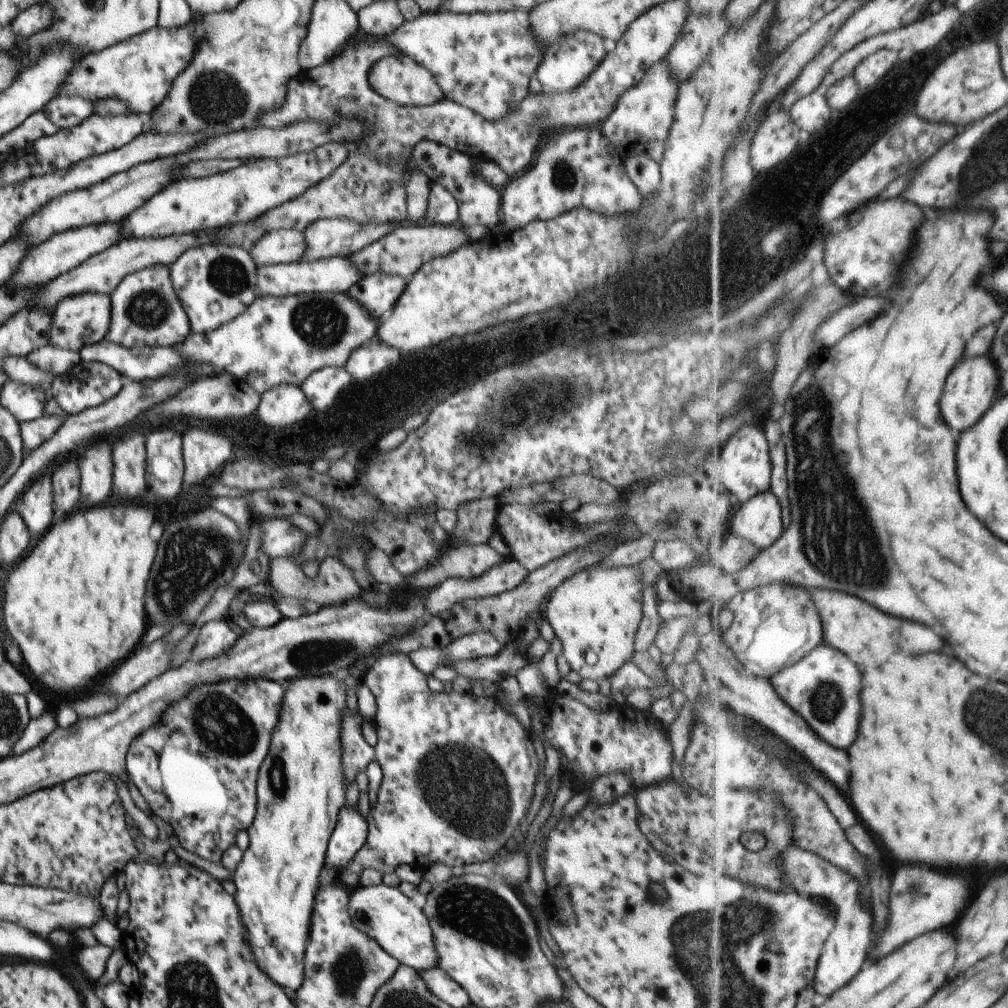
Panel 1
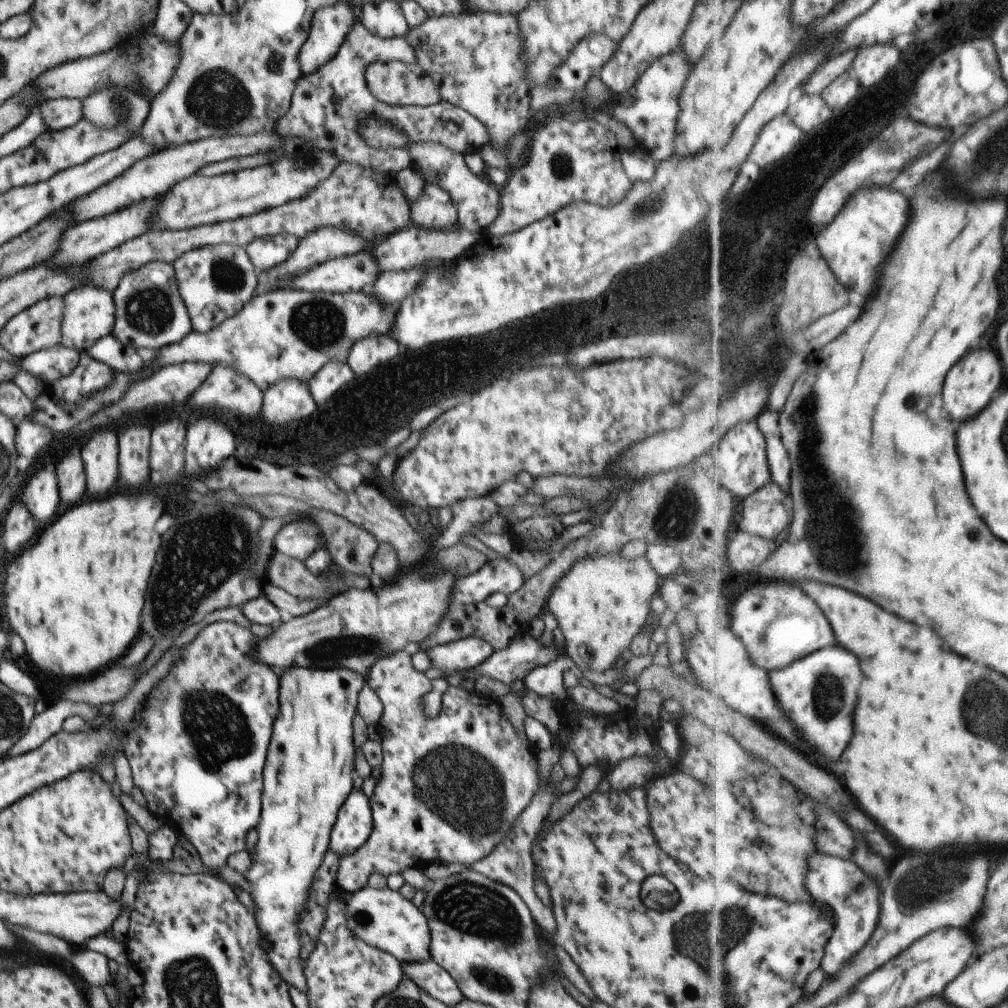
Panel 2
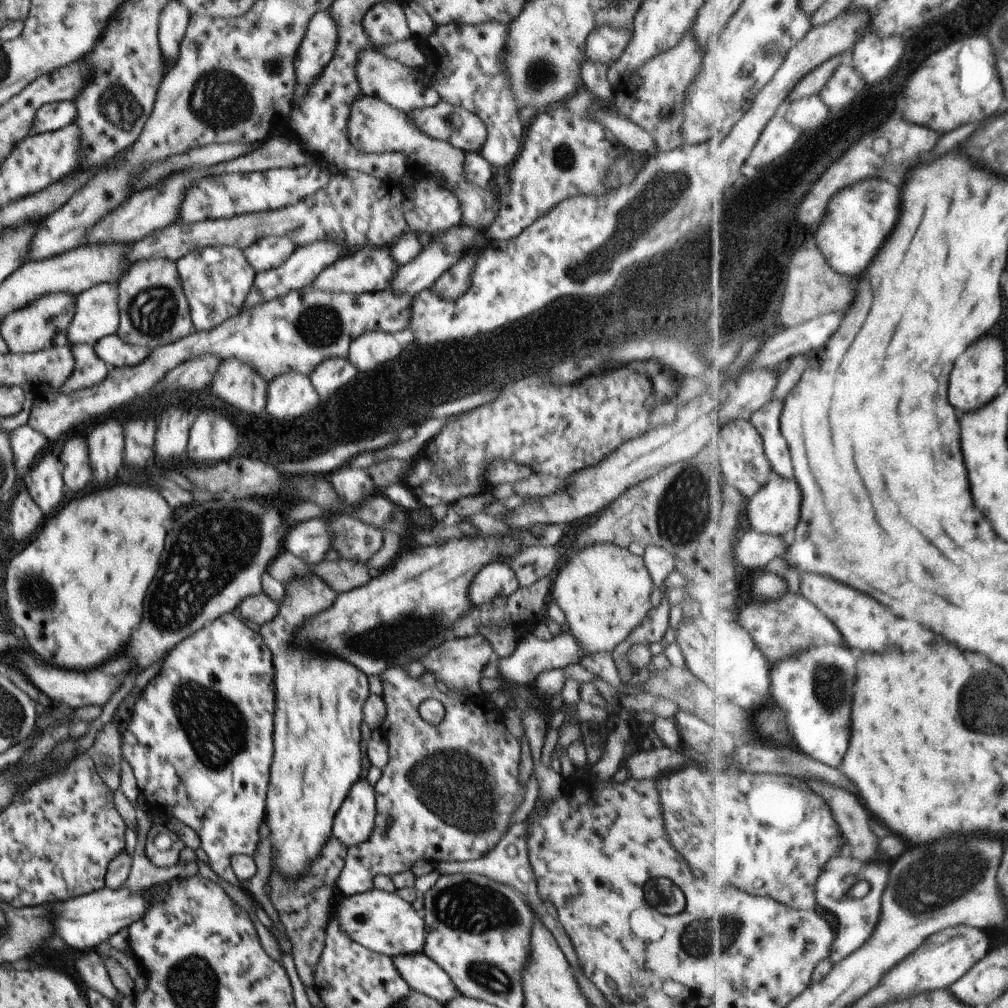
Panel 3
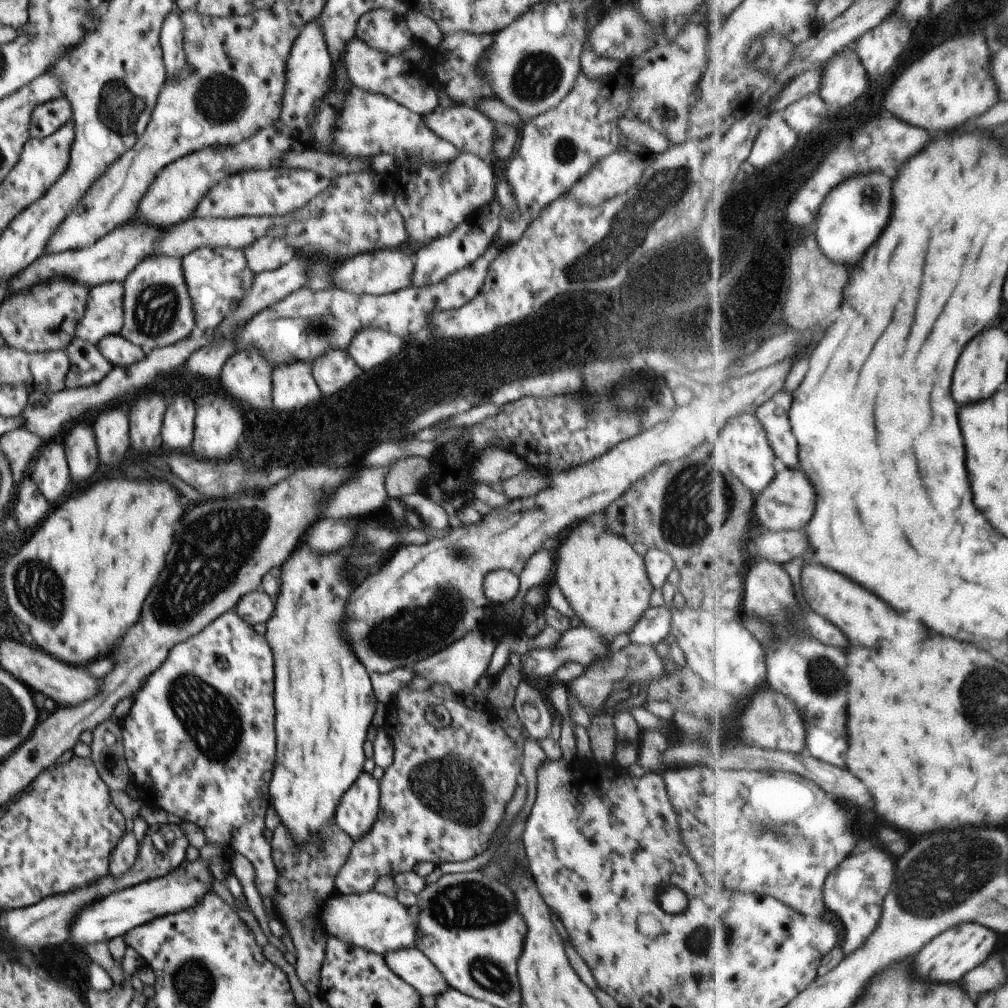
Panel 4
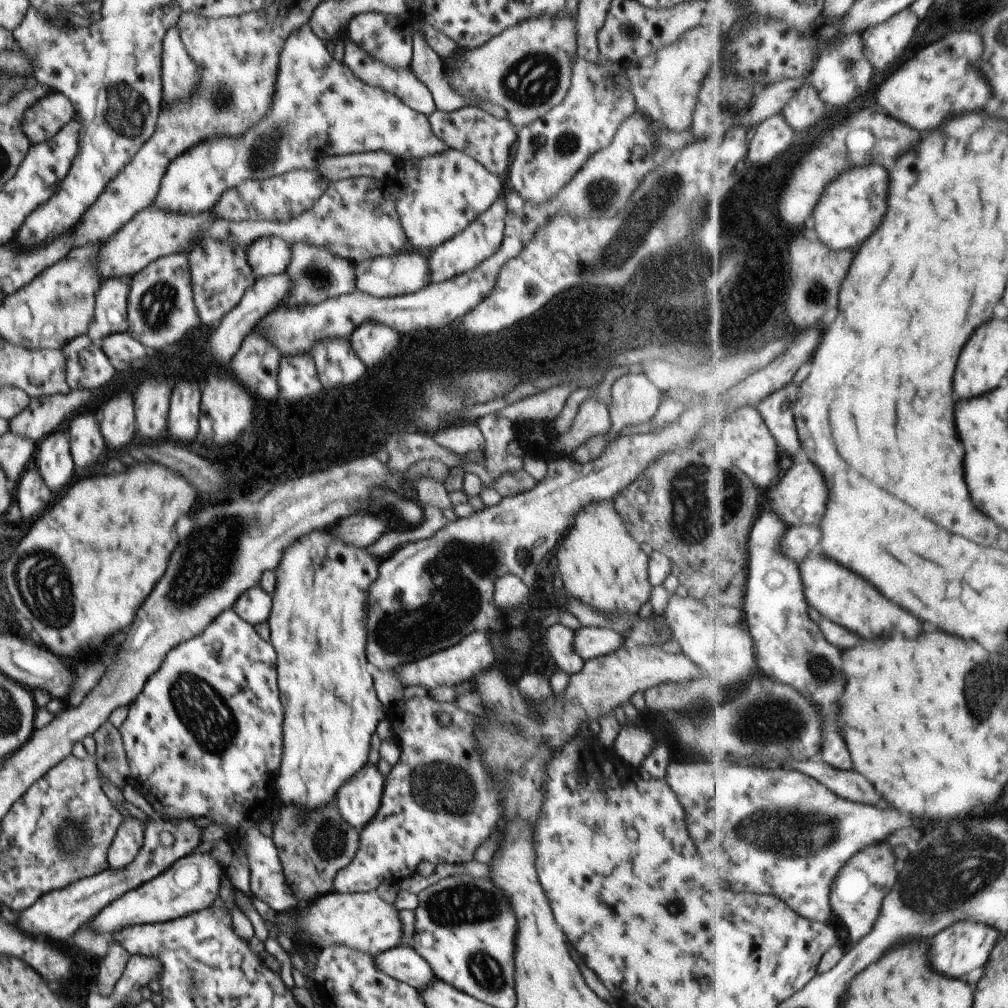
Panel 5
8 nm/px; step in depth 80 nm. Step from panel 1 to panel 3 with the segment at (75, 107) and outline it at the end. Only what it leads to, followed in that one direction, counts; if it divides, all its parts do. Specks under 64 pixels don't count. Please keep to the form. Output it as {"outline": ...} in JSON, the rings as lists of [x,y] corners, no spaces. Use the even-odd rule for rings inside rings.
{"outline":[[[51,102],[37,108],[32,120],[32,134],[41,134],[59,130],[66,124],[73,123],[75,106],[71,102]]]}

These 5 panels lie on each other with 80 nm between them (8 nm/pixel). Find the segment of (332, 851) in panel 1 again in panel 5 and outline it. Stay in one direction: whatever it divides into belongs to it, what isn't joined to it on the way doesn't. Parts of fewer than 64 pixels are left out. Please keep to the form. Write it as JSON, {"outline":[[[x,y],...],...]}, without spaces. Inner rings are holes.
{"outline":[[[365,763],[336,790],[335,804],[344,821],[353,828],[363,828],[377,809],[382,795],[384,780],[376,765]]]}

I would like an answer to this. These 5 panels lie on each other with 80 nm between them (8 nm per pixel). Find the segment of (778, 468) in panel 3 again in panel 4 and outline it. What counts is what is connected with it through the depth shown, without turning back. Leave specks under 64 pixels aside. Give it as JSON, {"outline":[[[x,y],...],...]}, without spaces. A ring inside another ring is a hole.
{"outline":[[[783,389],[762,404],[755,414],[766,428],[778,462],[791,468],[799,468],[799,442],[795,438],[790,415],[793,403],[793,392]]]}

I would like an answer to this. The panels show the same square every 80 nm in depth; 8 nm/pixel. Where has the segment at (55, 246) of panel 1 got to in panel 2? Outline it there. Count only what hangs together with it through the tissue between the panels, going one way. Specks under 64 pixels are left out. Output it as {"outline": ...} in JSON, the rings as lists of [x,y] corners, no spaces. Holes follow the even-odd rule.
{"outline":[[[159,196],[157,198],[147,198],[147,200],[141,200],[139,204],[131,204],[127,206],[125,210],[121,208],[119,212],[113,212],[113,214],[107,214],[103,218],[95,218],[95,220],[87,220],[87,222],[81,222],[77,224],[75,228],[69,228],[63,238],[59,240],[59,248],[57,248],[57,254],[51,258],[55,266],[71,266],[71,264],[83,264],[115,246],[119,246],[121,242],[125,240],[131,240],[135,236],[141,236],[145,230],[149,230],[149,216],[151,216],[151,210],[155,208]]]}

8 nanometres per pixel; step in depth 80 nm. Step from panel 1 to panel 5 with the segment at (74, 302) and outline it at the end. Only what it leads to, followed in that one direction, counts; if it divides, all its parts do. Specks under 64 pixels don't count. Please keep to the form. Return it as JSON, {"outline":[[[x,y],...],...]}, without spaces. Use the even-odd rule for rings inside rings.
{"outline":[[[131,276],[103,279],[94,298],[94,317],[87,335],[93,343],[115,333],[125,333],[128,327],[126,302]]]}

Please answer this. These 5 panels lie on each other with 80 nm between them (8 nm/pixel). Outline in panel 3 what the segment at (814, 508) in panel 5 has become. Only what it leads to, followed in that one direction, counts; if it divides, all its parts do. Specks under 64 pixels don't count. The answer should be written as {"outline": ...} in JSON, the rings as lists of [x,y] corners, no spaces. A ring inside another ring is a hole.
{"outline":[[[773,473],[766,486],[751,497],[750,507],[746,514],[745,528],[753,528],[760,533],[791,537],[795,534],[800,521],[799,518],[801,518],[801,506],[803,506],[801,494],[803,494],[801,485],[795,477],[786,479],[780,474]]]}

